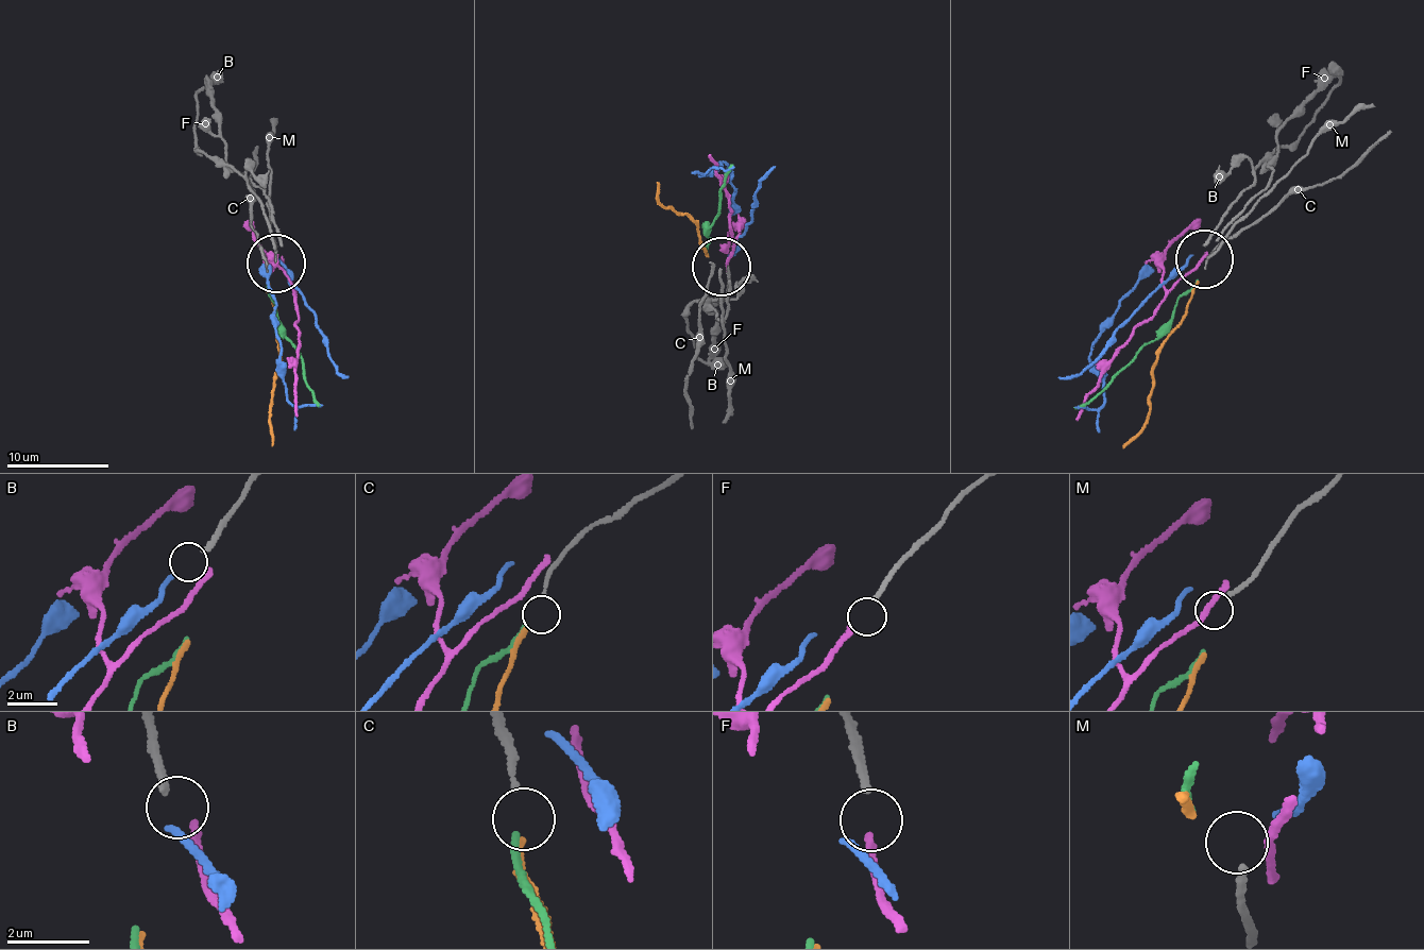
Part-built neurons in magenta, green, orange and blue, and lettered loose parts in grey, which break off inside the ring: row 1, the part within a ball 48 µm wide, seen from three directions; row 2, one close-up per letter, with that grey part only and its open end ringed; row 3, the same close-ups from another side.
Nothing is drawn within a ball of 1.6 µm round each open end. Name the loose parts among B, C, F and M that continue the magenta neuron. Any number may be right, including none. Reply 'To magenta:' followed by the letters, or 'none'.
To magenta: F

